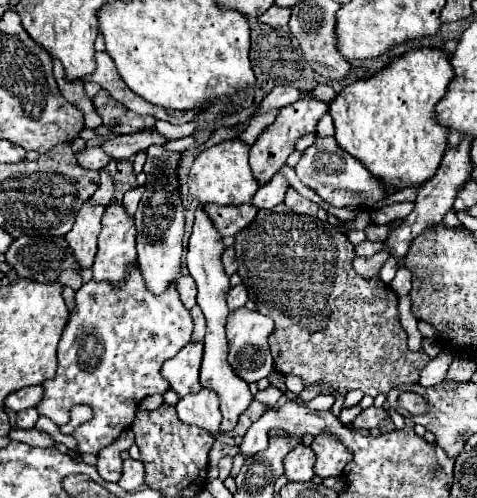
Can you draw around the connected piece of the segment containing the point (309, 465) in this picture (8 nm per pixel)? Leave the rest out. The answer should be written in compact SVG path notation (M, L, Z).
M298 444L284 460L284 474L292 482L308 482L314 476L314 452L310 446Z

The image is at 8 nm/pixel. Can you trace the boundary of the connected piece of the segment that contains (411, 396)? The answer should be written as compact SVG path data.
M404 392L400 396L400 404L410 412L410 414L422 414L428 410L426 402L420 402L420 396L414 392Z

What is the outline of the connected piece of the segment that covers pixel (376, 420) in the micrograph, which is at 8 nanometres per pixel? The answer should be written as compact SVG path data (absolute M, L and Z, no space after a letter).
M370 406L366 408L352 424L350 428L354 430L362 430L362 428L376 428L384 418L388 418L388 412L384 408L376 408L376 406Z

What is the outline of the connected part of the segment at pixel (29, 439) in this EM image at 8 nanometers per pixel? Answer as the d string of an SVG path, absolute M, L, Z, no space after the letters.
M36 428L32 430L10 430L8 434L12 440L18 440L18 442L24 442L28 446L34 446L34 448L52 448L54 446L54 440L50 434L46 432L38 432Z

